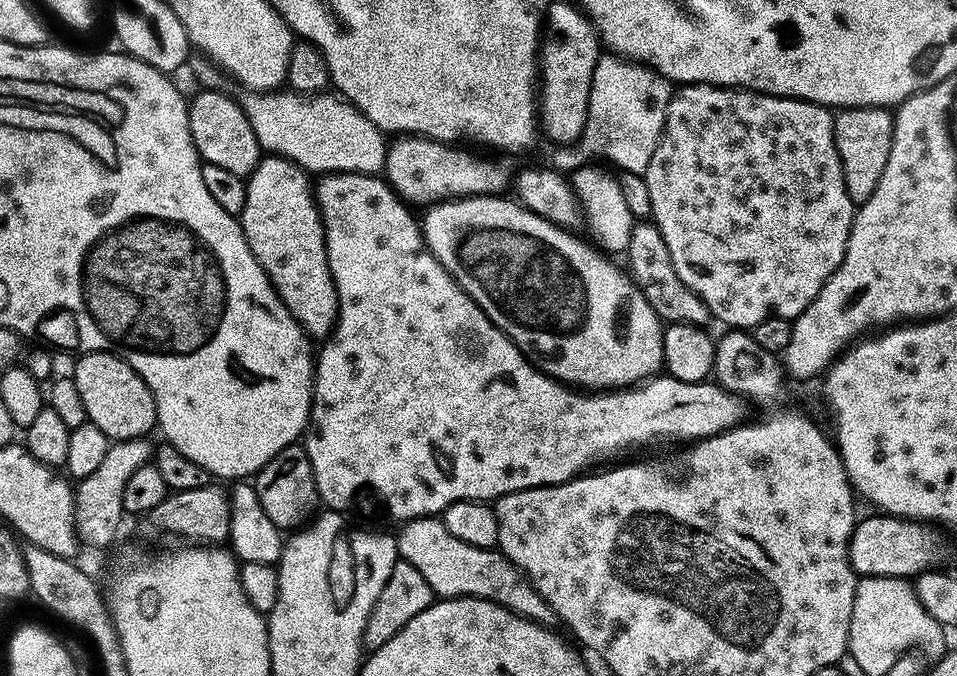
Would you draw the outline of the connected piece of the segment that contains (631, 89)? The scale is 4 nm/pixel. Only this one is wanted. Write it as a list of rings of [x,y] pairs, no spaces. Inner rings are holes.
[[[615,54],[601,55],[594,66],[588,103],[589,113],[600,112],[600,117],[586,122],[578,148],[588,156],[605,156],[610,163],[617,164],[620,172],[643,174],[664,132],[664,111],[668,109],[673,91],[669,80],[648,65]]]

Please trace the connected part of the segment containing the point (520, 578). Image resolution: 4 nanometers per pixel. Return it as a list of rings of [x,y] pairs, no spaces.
[[[436,516],[405,521],[399,528],[401,530],[396,534],[397,555],[421,571],[422,578],[429,582],[437,597],[482,597],[544,627],[557,623],[553,608],[534,590],[524,573],[505,559],[503,553],[471,547],[469,543],[462,542],[450,534],[444,522]]]

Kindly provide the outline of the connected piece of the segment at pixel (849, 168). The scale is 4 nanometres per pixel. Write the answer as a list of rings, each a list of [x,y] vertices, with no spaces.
[[[845,108],[835,113],[834,142],[842,162],[842,174],[846,182],[846,194],[853,205],[859,206],[874,194],[882,170],[886,170],[886,158],[892,145],[893,113],[887,108]]]

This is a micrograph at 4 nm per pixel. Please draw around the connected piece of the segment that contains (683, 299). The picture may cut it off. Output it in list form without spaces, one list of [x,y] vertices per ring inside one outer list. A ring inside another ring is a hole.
[[[636,222],[630,234],[626,251],[626,271],[632,278],[637,290],[650,302],[654,314],[659,316],[665,325],[694,324],[707,325],[707,320],[713,319],[712,311],[704,305],[702,298],[690,290],[678,278],[678,270],[674,270],[674,262],[670,262],[670,250],[666,250],[666,242],[656,225],[651,222]]]

